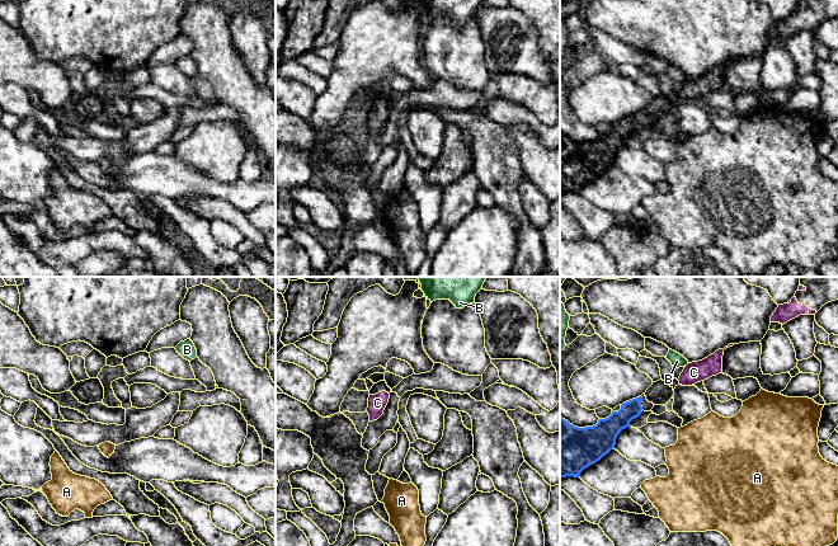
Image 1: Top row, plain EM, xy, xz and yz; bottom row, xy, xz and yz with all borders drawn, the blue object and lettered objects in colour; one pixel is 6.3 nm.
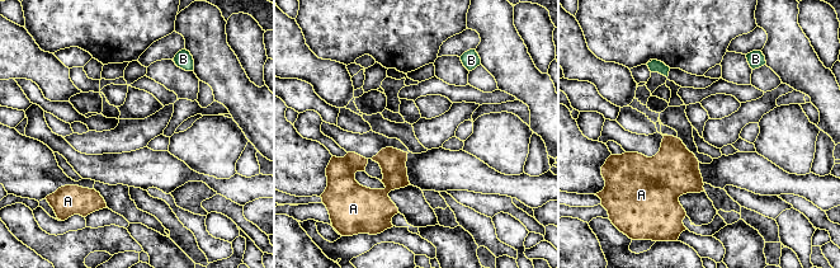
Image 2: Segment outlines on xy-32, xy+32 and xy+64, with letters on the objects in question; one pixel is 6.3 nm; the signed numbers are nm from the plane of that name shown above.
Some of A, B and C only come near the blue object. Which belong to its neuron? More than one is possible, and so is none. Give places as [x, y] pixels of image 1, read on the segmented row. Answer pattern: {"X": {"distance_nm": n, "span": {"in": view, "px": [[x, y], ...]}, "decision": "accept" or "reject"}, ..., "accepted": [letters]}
{"A": {"distance_nm": 260, "span": {"in": "yz", "px": [[643, 410], [678, 428]]}, "decision": "reject"}, "B": {"distance_nm": 280, "span": {"in": "yz", "px": [[641, 398], [674, 368]]}, "decision": "reject"}, "C": {"distance_nm": 260, "span": {"in": "yz", "px": [[641, 398], [679, 384]]}, "decision": "accept"}, "accepted": ["C"]}

